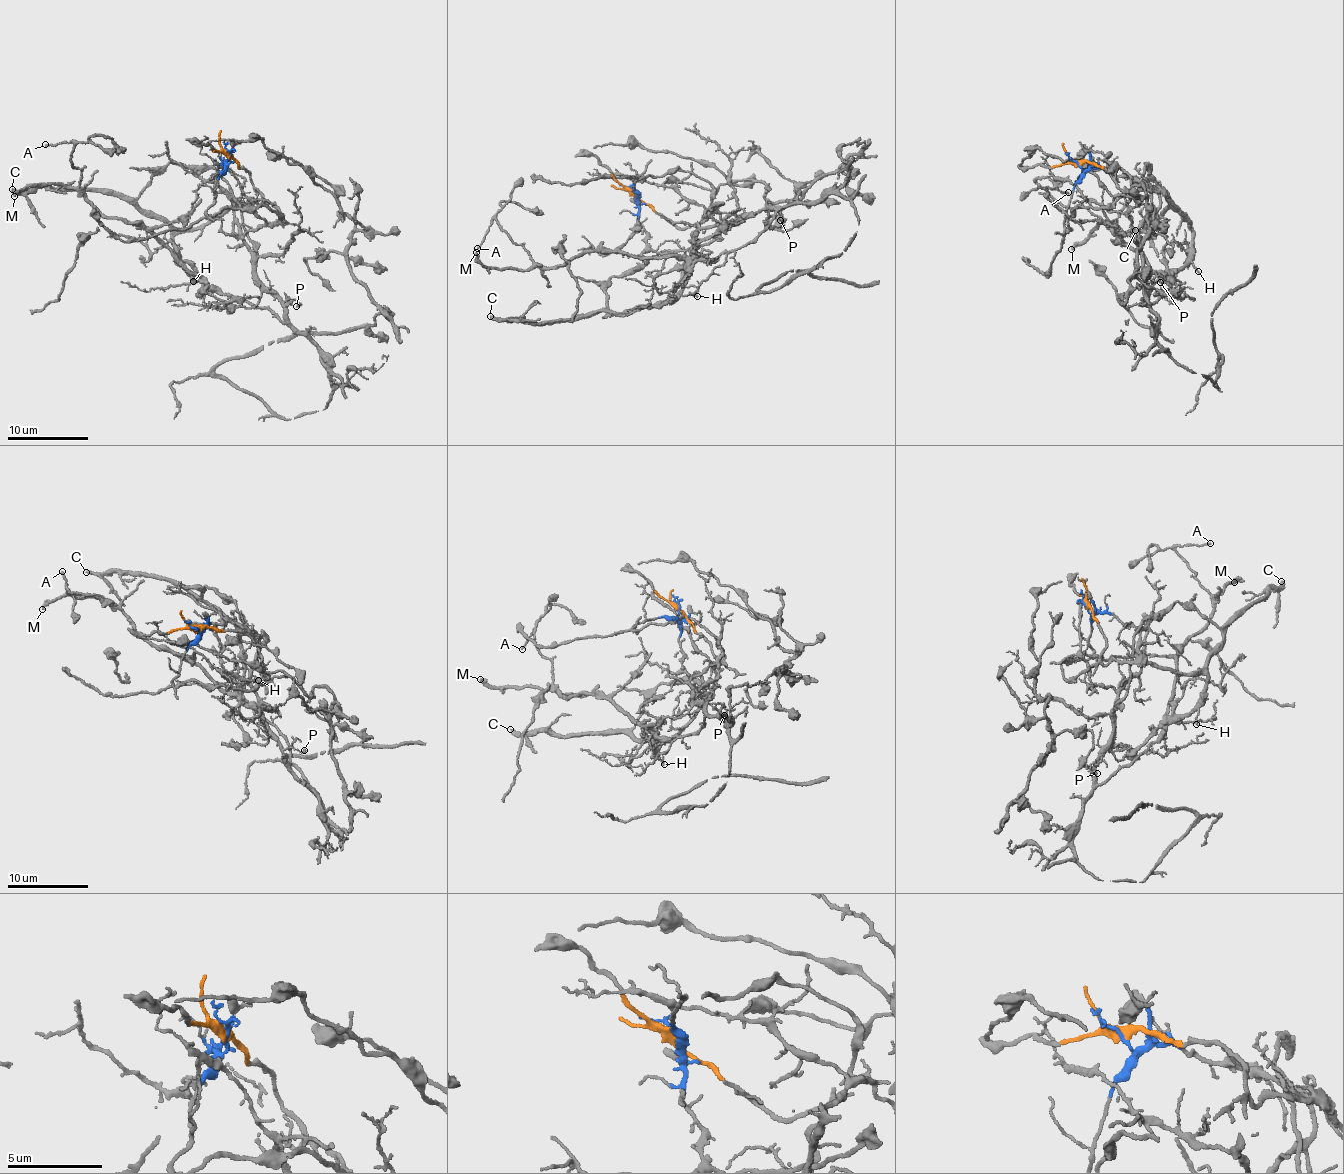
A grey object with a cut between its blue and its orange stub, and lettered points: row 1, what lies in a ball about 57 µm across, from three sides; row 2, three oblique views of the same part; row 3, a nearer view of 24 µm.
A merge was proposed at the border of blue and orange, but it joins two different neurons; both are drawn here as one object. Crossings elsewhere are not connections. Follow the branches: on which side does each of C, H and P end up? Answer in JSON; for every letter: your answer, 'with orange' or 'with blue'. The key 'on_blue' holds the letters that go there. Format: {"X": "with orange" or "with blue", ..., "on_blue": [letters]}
{"C": "with orange", "H": "with orange", "P": "with blue", "on_blue": ["P"]}

